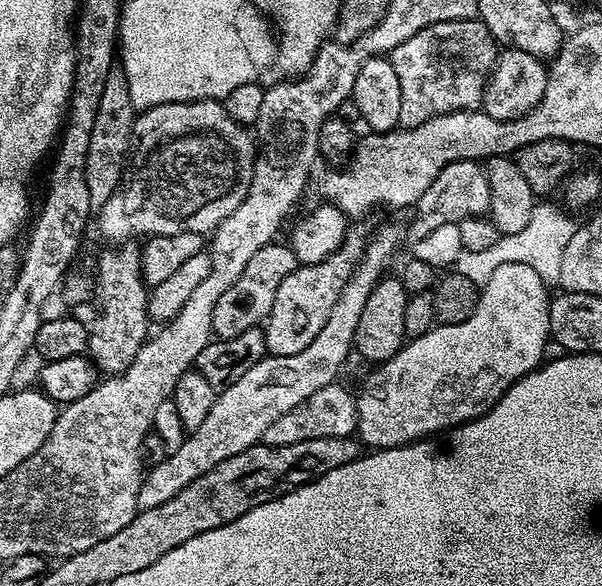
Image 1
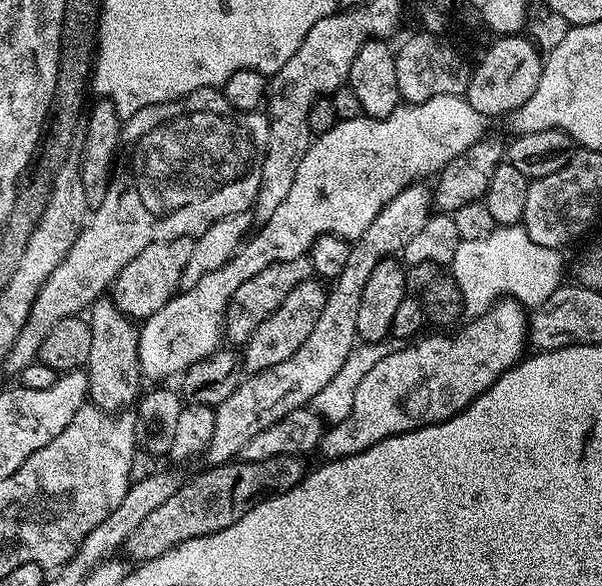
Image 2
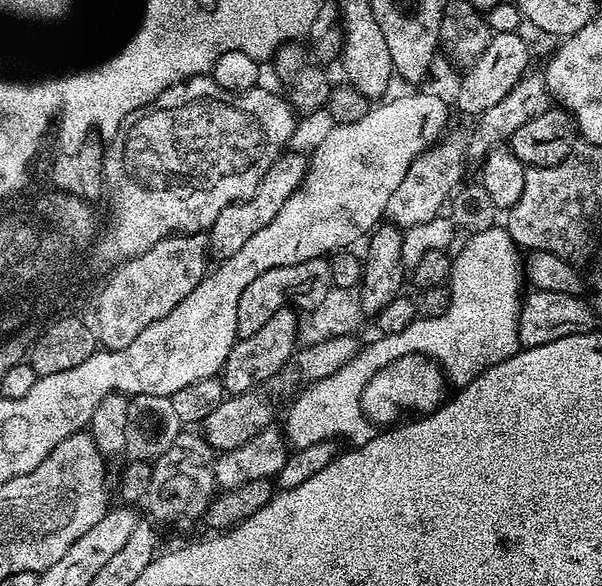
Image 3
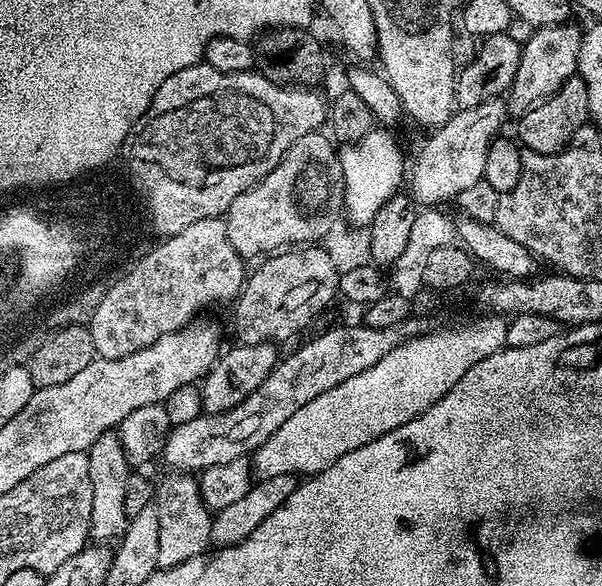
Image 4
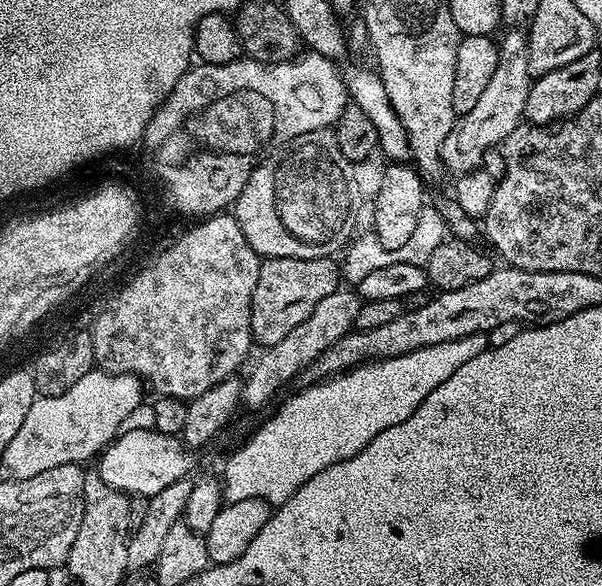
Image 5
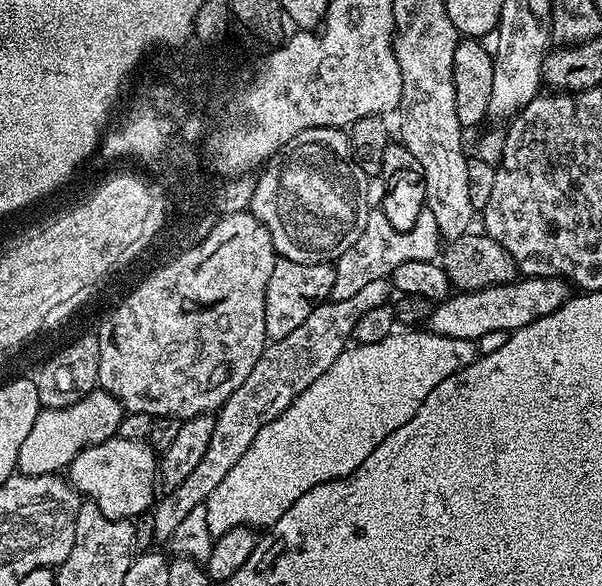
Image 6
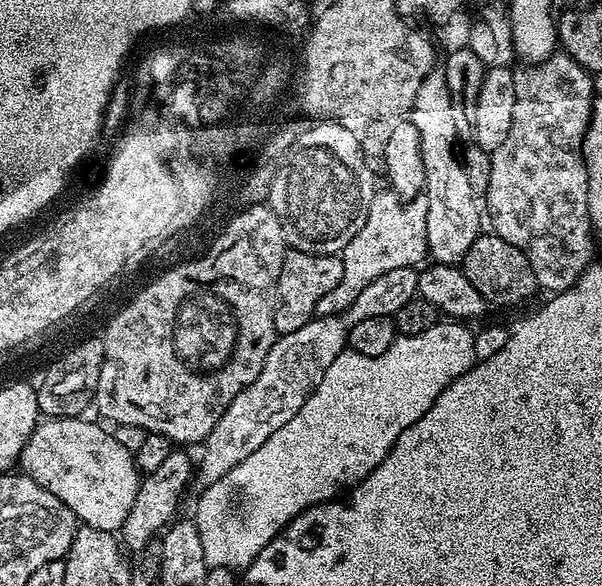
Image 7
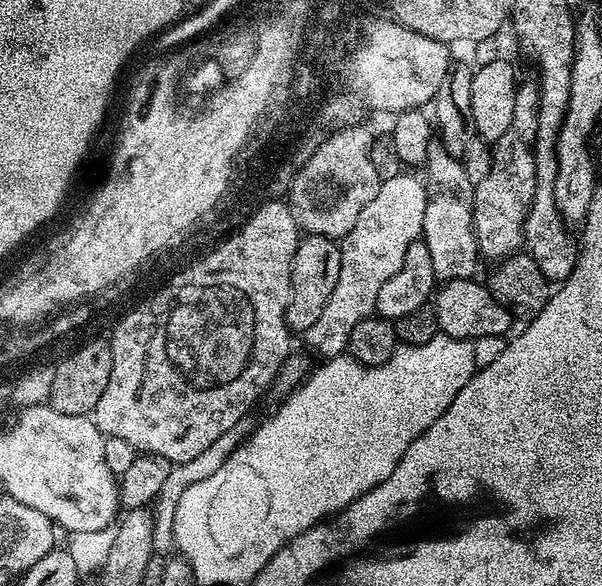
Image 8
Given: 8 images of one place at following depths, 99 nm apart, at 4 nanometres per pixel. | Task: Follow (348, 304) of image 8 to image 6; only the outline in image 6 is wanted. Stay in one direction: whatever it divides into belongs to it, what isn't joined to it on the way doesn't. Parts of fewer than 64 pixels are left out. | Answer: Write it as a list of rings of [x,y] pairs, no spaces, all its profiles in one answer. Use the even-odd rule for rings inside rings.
[[[427,206],[422,210],[422,214],[418,214],[418,222],[414,222],[410,231],[395,233],[392,239],[396,240],[384,240],[384,236],[391,237],[392,235],[392,228],[385,222],[384,215],[378,210],[369,211],[366,236],[367,239],[372,239],[372,253],[365,260],[356,256],[366,246],[365,241],[361,239],[354,242],[354,246],[350,250],[346,250],[346,254],[342,254],[336,259],[334,262],[336,277],[334,278],[331,299],[350,298],[350,294],[354,294],[356,288],[366,286],[366,282],[391,277],[392,271],[398,266],[402,266],[402,262],[436,260],[442,248],[442,237],[438,230],[438,222],[434,222],[434,214],[430,214]]]

